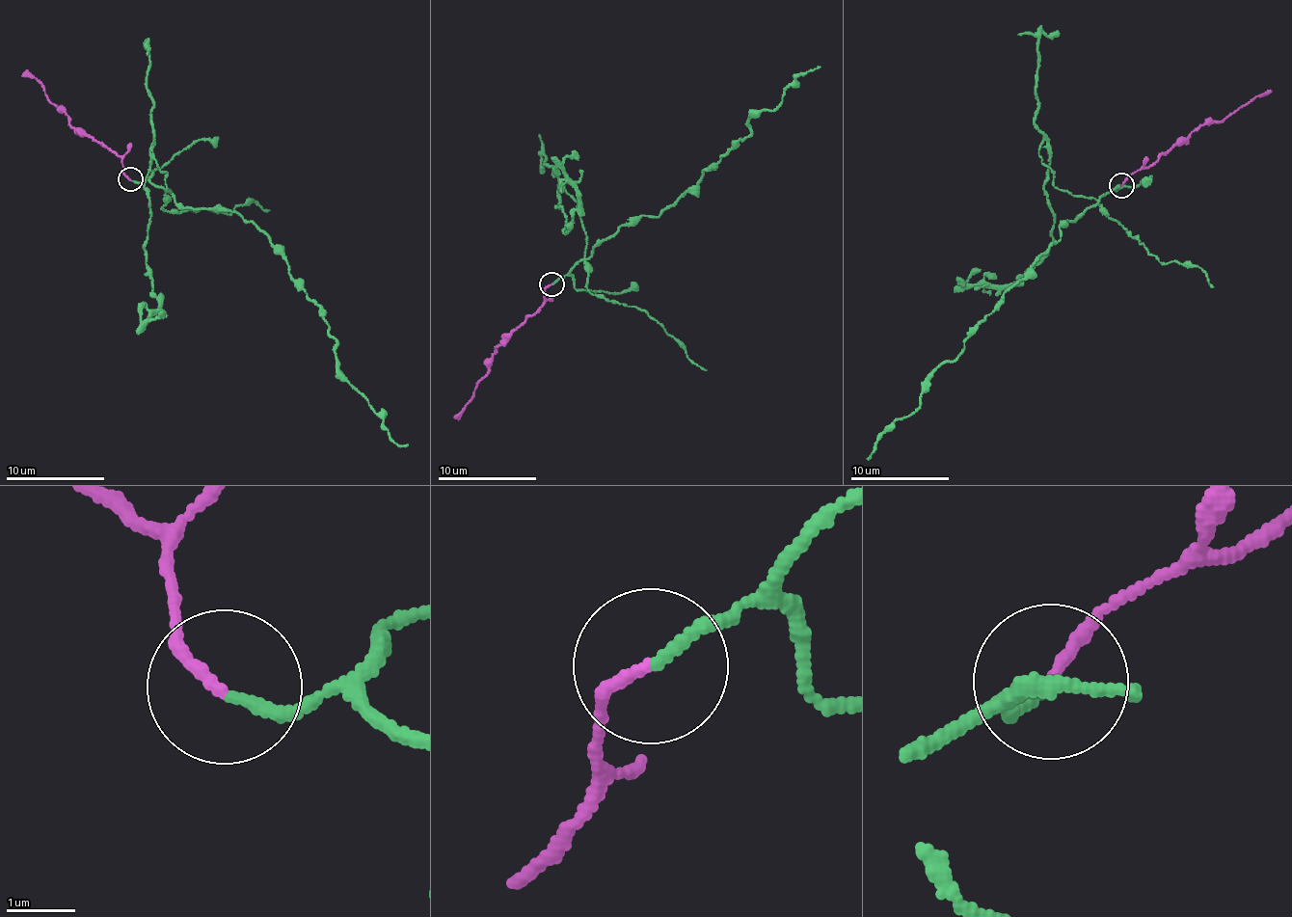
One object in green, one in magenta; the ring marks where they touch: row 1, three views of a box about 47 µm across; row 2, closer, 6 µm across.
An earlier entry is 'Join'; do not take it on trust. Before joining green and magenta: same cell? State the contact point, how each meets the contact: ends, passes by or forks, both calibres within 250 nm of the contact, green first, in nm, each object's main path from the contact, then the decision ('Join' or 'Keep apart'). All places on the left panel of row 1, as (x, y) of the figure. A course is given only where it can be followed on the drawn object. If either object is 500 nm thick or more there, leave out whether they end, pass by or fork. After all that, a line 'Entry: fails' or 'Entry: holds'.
Place: (130, 178). At the ring green ends. At the ring magenta ends. Thickness 150 nm (green) against 160 nm. Course of green: (129, 181), (164, 187), (178, 203), (233, 211), (263, 231), (320, 308), (340, 371), (407, 447). Course of magenta: (129, 178), (121, 156), (80, 134), (47, 97), (28, 68). Keep apart
Entry: fails

